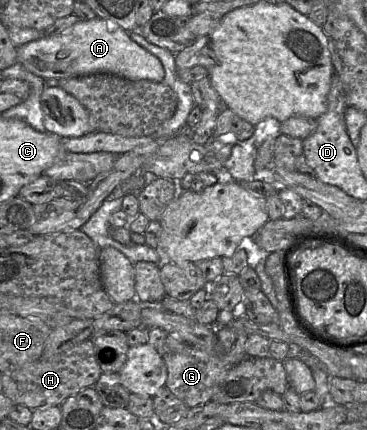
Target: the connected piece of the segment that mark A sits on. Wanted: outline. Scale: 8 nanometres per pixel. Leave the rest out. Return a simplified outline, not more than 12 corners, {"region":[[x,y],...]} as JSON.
{"region":[[80,20],[17,47],[45,80],[109,73],[159,83],[164,67],[116,23]]}

